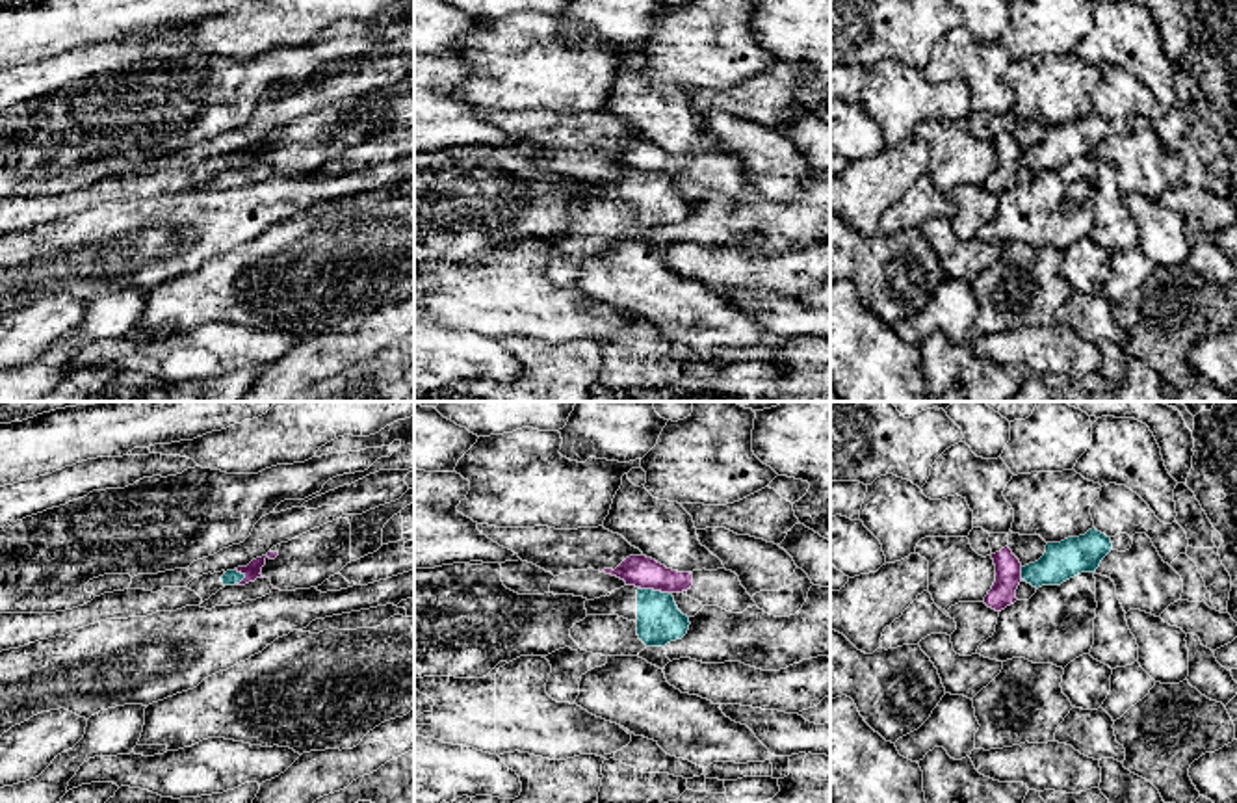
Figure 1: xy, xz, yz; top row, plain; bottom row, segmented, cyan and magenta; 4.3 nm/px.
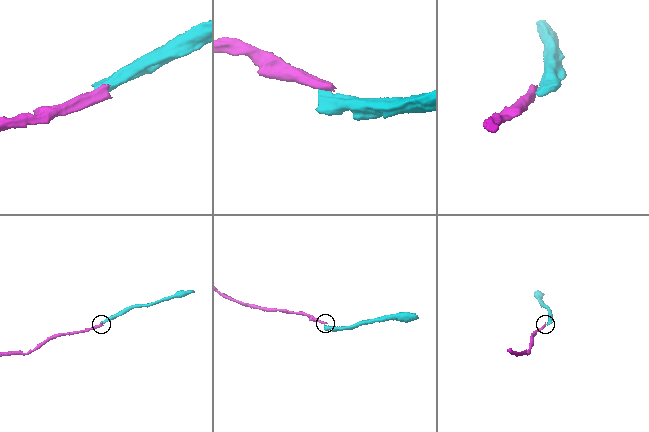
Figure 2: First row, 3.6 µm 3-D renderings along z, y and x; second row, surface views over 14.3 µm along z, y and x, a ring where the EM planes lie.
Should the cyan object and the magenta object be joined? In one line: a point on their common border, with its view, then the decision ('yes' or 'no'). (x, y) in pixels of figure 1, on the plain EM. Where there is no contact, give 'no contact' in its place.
xz (652, 173) | no

